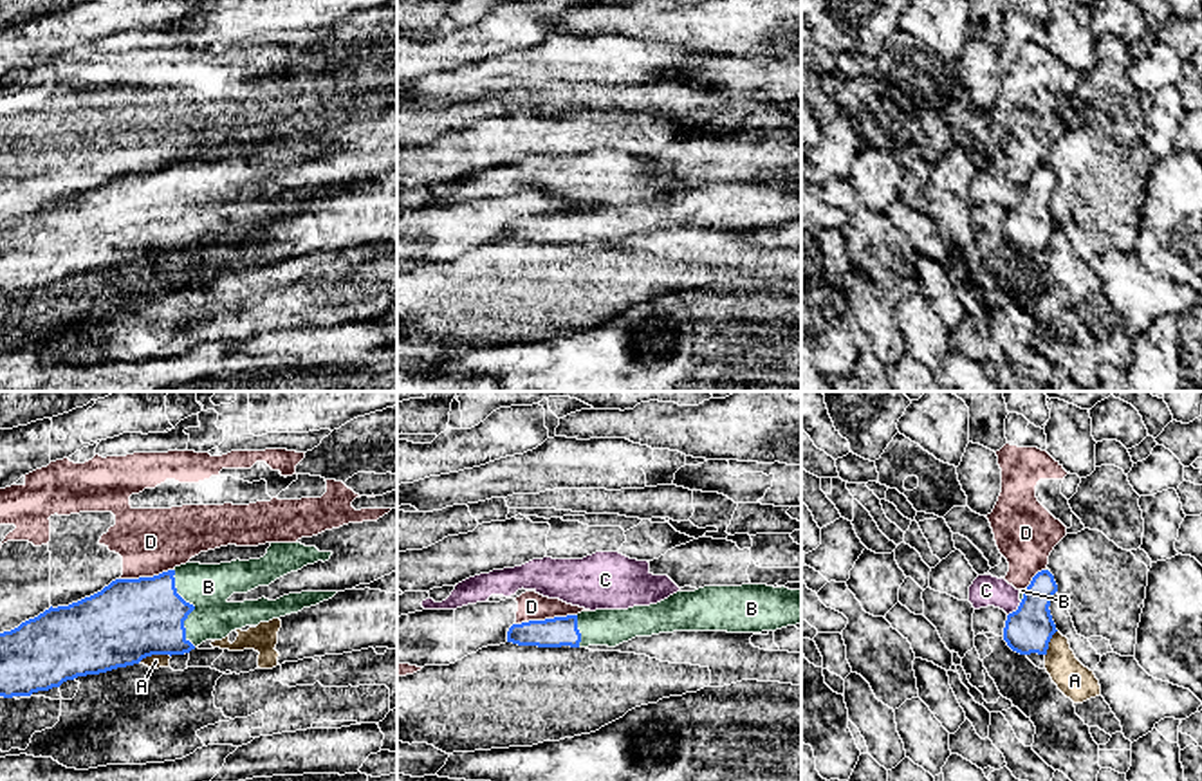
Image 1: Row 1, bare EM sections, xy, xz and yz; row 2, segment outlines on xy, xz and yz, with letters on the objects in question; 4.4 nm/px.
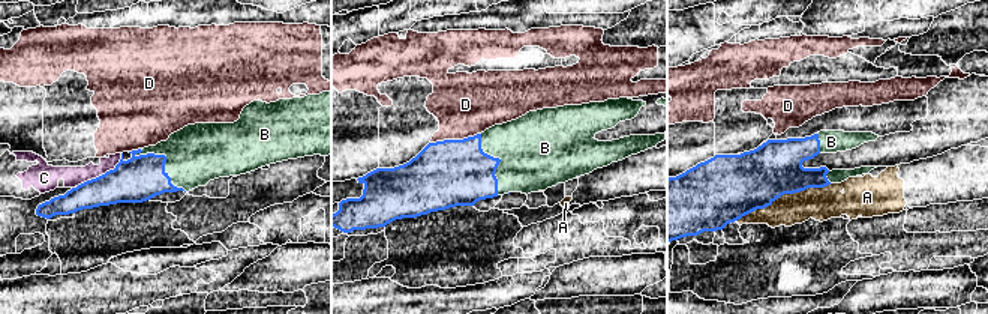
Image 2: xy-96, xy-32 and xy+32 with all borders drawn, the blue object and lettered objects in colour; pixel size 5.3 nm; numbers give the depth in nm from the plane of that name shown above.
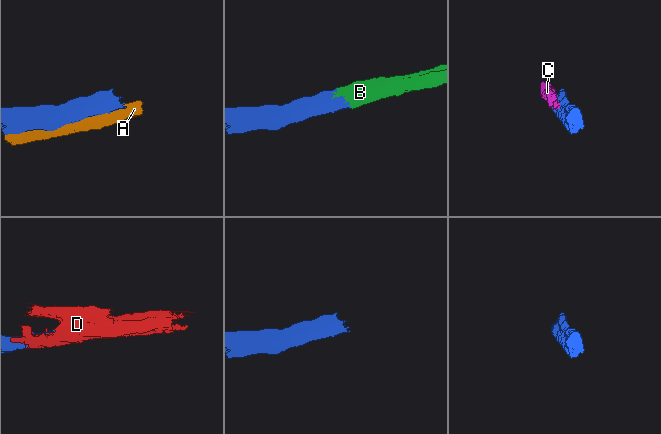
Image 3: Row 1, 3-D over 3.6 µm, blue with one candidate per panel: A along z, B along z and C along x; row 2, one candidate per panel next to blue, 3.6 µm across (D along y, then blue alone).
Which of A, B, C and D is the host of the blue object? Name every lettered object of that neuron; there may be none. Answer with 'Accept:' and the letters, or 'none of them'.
Accept: B

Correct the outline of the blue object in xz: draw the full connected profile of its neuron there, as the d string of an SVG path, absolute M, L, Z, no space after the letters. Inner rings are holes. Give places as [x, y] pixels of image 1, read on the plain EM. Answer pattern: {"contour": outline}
{"contour": "M767 180L742 182L704 182L695 188L677 188L668 195L628 206L596 206L578 211L554 213L545 216L529 216L513 220L507 227L507 238L538 243L615 243L635 233L652 233L673 227L727 227L727 229L762 229L776 227L801 218L801 186Z"}

